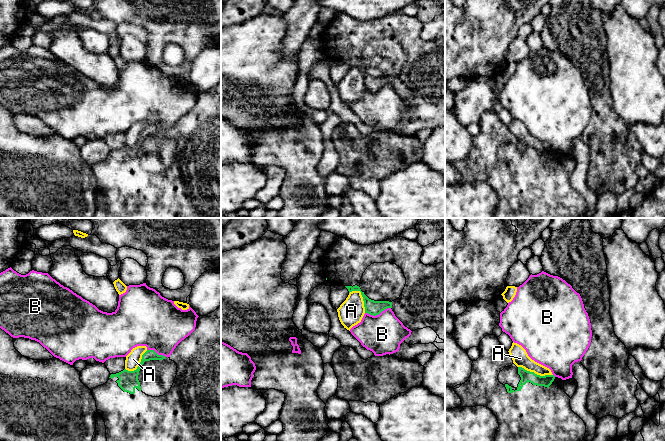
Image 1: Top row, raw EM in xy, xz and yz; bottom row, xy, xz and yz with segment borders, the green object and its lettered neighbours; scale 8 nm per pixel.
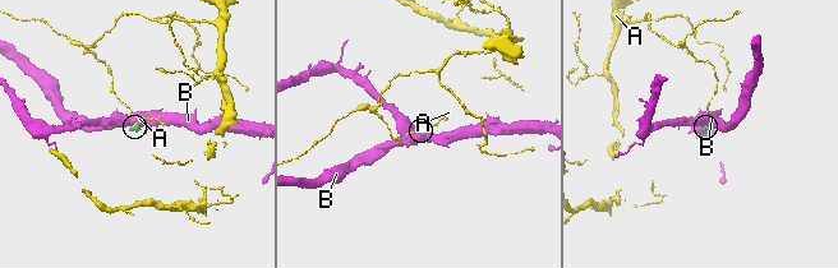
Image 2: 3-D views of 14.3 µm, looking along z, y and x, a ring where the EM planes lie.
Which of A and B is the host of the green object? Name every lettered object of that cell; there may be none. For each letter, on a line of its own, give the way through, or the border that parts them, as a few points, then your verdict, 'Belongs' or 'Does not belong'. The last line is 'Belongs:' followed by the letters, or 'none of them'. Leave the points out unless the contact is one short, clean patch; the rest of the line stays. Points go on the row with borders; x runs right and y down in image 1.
A: Boundary: yz (518, 366), (540, 375), (552, 375). Does not belong
B: Boundary: xz (390, 307), (375, 315), (365, 313). Does not belong
Belongs: none of them

